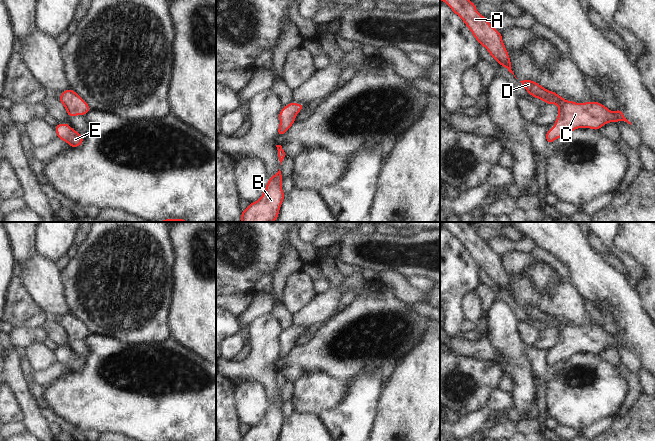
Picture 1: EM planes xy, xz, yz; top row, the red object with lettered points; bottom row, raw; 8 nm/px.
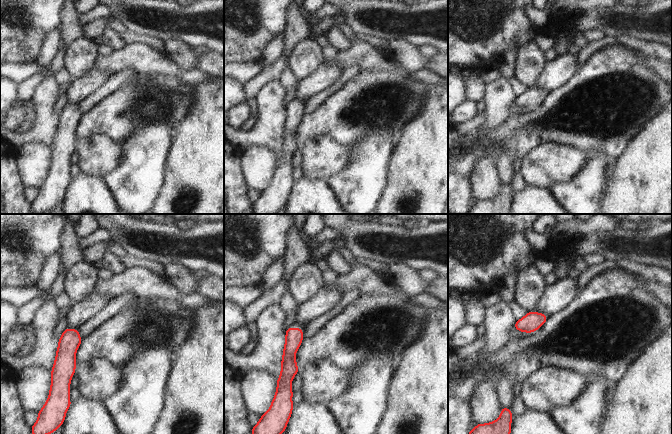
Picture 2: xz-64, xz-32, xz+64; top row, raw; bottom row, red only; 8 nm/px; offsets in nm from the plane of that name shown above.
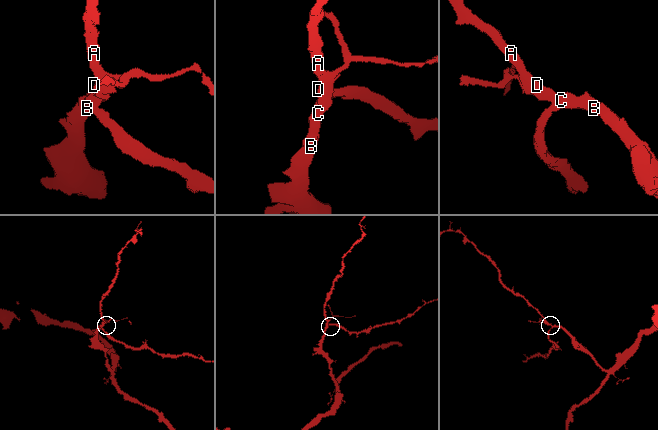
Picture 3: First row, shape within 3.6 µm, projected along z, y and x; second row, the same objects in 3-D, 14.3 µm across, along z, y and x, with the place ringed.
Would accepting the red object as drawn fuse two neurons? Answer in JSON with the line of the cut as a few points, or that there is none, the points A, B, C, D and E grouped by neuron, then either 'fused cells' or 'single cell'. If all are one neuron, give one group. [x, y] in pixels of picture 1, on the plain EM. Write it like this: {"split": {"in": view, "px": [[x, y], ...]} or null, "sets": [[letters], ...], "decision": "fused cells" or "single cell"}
{"split": null, "sets": [["A", "B", "C", "D", "E"]], "decision": "single cell"}

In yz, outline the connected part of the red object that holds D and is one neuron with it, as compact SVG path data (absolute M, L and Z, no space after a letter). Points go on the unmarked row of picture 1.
M523 304L520 306L534 322L539 322L547 328L557 328L559 330L559 338L554 352L549 353L546 357L548 368L552 367L560 360L565 361L568 357L580 351L599 354L599 352L607 346L611 345L616 347L619 344L625 345L631 349L631 346L624 341L619 332L613 337L596 325L577 328L573 325L564 324L557 317L546 314L534 305Z

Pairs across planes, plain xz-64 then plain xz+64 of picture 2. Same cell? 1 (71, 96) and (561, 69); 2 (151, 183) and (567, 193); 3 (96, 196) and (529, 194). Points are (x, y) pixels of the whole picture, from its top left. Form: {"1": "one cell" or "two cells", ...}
{"1": "one cell", "2": "one cell", "3": "one cell"}

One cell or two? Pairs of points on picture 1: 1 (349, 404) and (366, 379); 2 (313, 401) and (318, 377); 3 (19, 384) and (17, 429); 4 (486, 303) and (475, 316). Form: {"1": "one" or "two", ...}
{"1": "one", "2": "one", "3": "two", "4": "two"}

